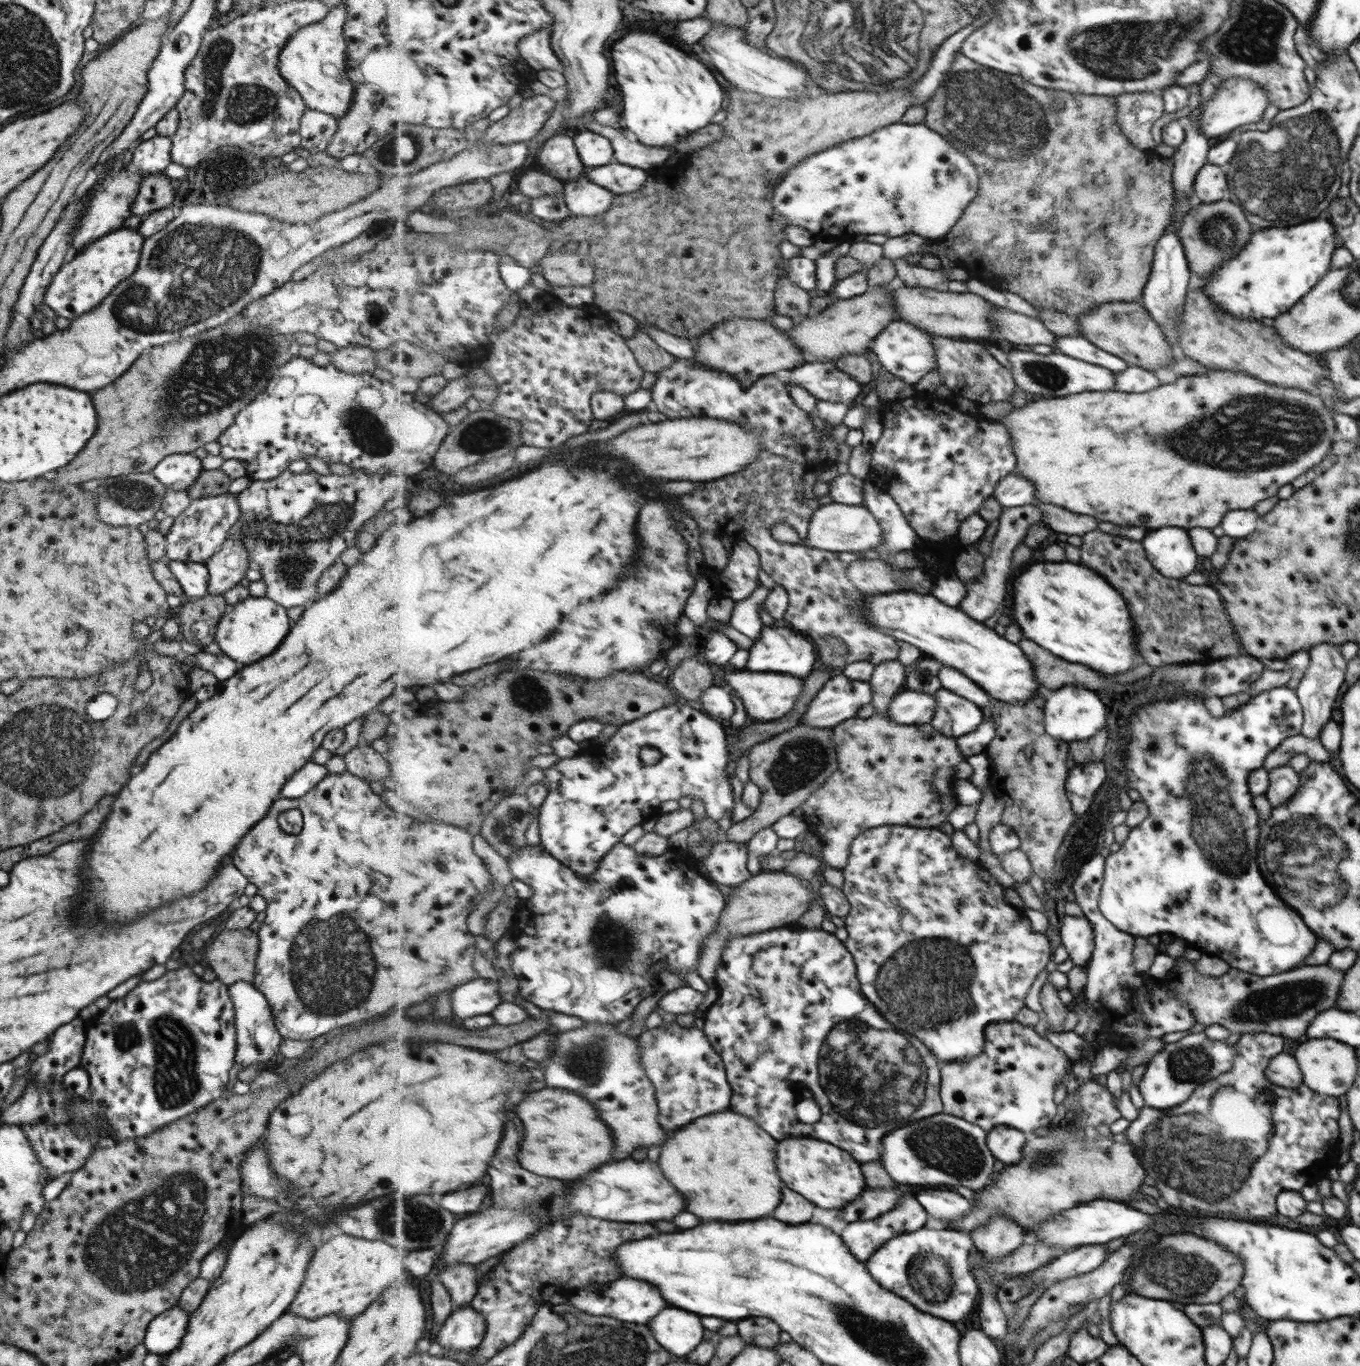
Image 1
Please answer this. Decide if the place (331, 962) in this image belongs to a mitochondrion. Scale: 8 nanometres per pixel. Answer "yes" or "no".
yes

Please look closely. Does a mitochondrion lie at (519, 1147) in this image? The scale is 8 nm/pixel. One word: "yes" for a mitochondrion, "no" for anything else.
no

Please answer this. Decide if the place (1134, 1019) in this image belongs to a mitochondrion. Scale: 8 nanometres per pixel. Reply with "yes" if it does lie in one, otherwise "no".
no

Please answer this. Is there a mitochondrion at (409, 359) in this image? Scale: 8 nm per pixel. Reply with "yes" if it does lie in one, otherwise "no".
yes

